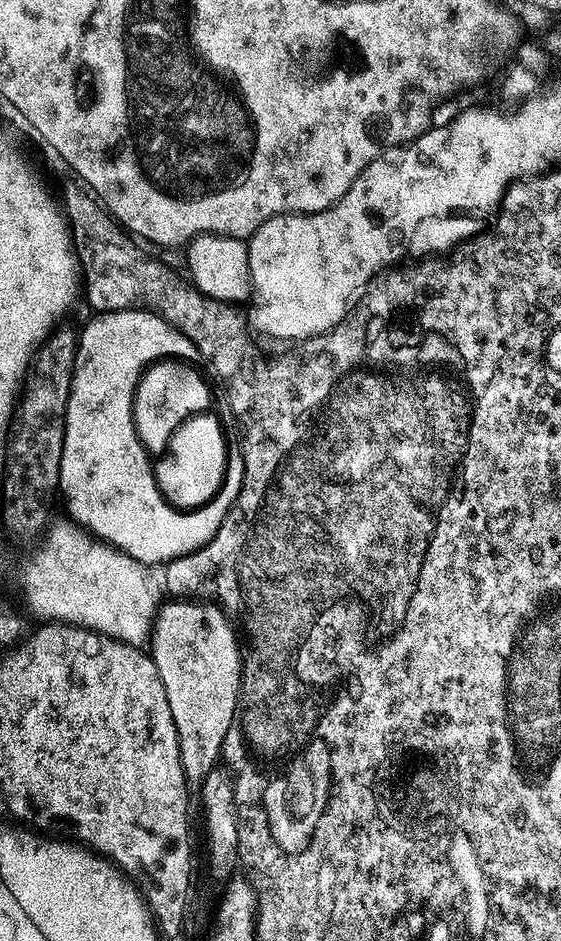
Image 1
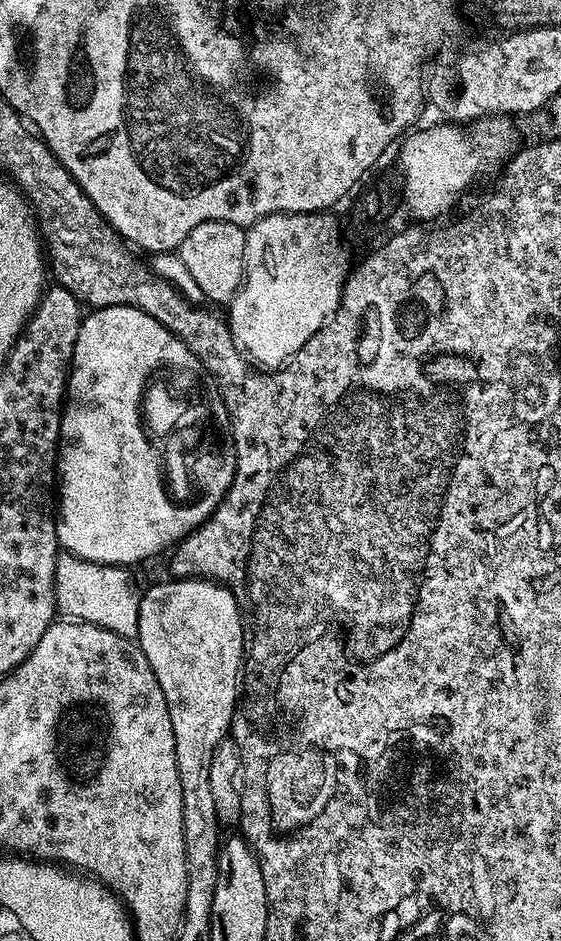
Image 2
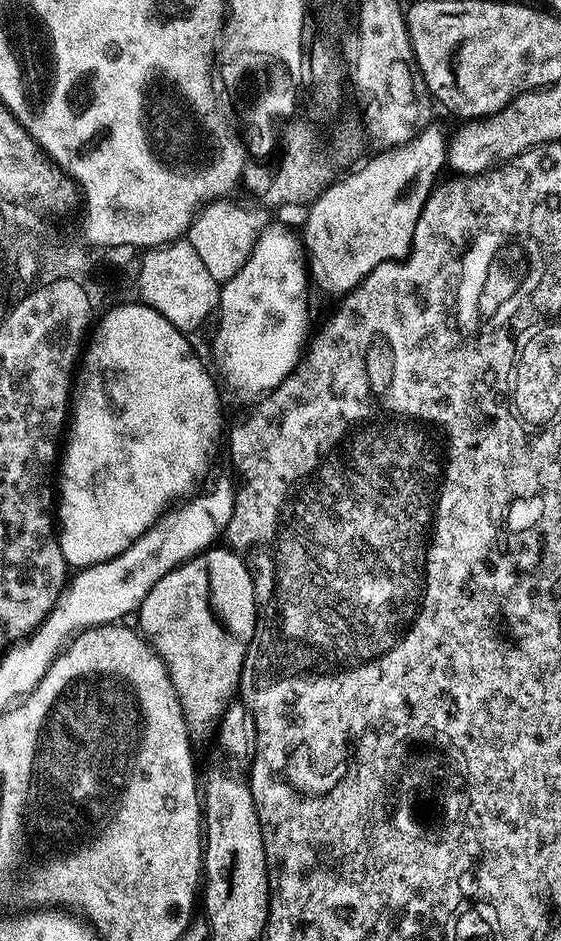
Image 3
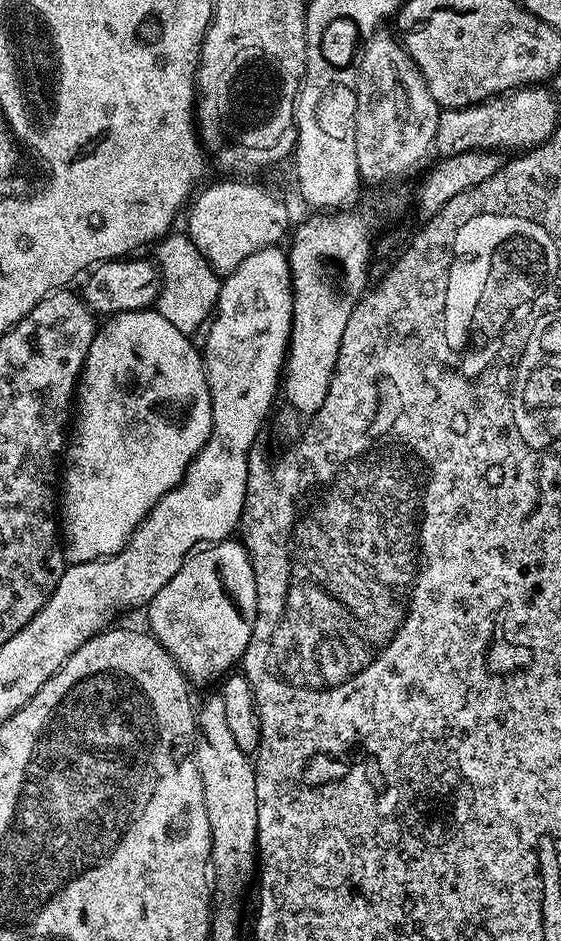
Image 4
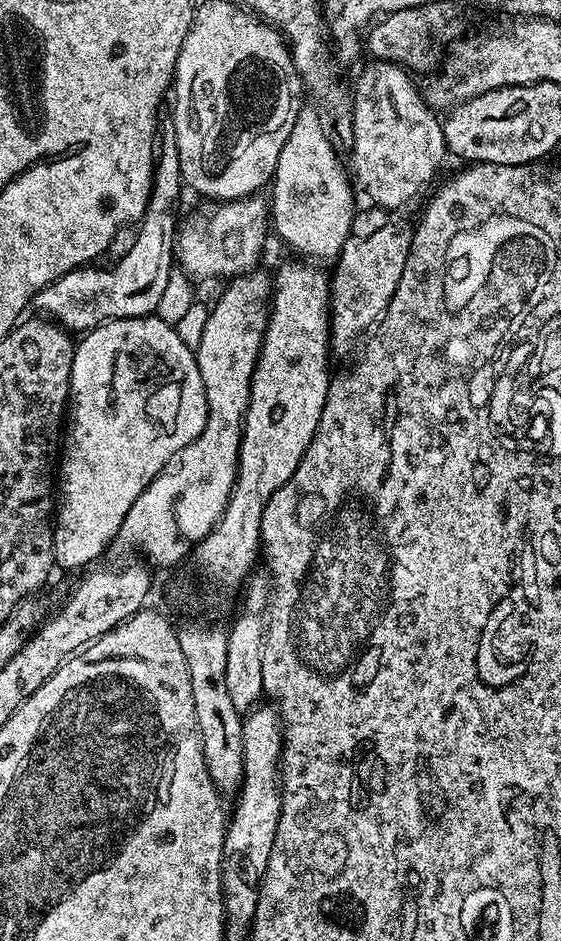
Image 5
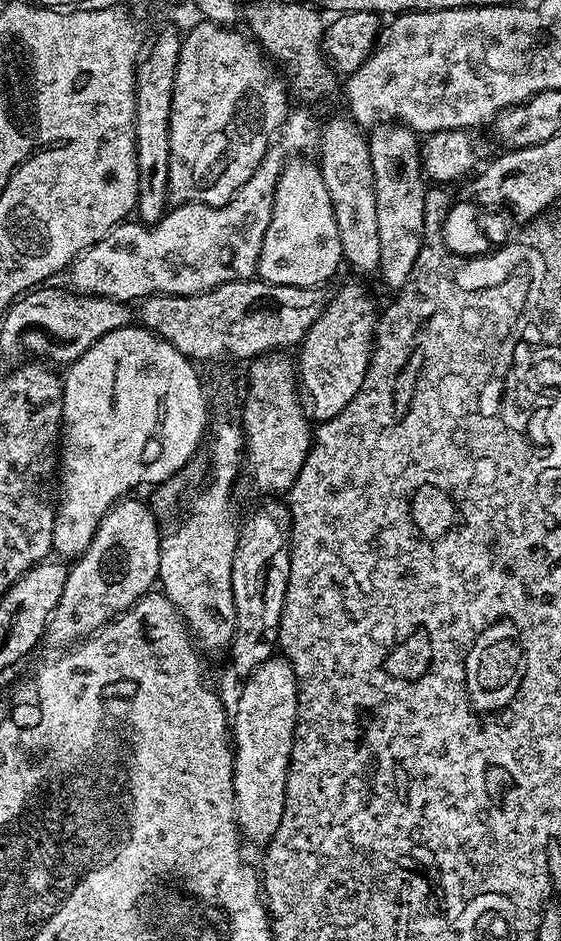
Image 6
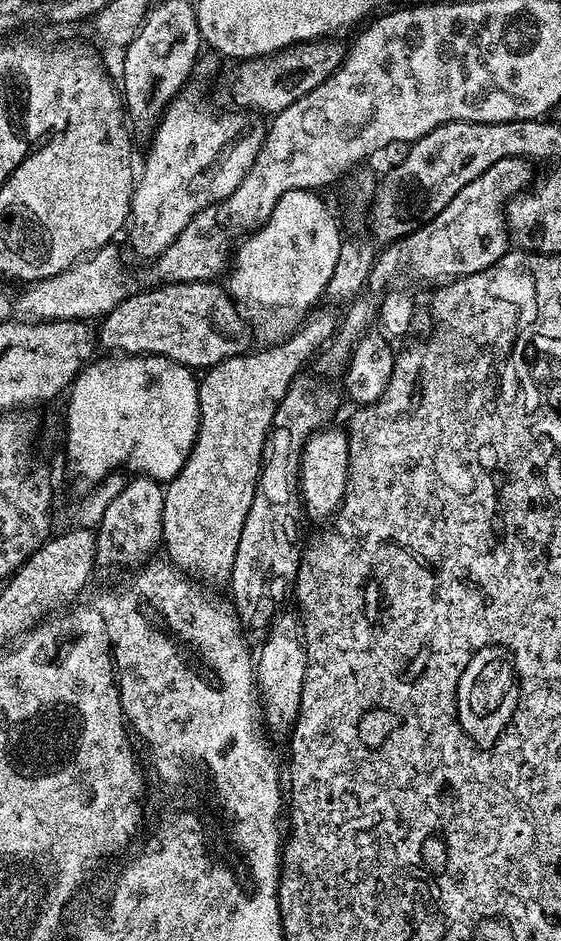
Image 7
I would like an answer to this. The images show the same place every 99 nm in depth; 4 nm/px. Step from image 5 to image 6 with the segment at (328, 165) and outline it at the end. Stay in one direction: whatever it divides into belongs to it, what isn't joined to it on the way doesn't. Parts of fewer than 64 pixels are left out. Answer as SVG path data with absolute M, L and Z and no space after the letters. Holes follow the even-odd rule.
M304 158L293 159L284 165L284 173L276 183L274 210L262 242L259 279L267 284L315 288L327 285L339 264L342 264L342 255L338 222L323 174L315 163L307 164Z

